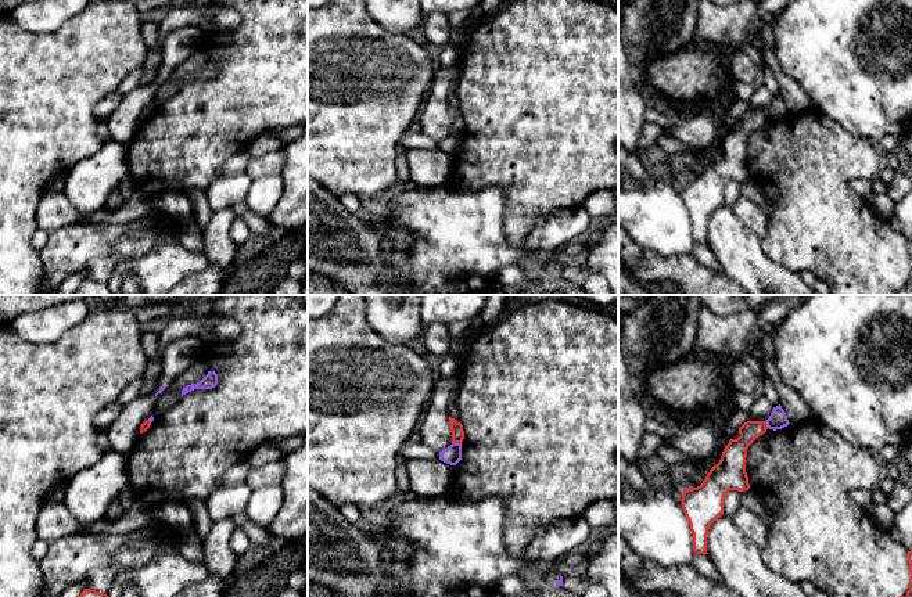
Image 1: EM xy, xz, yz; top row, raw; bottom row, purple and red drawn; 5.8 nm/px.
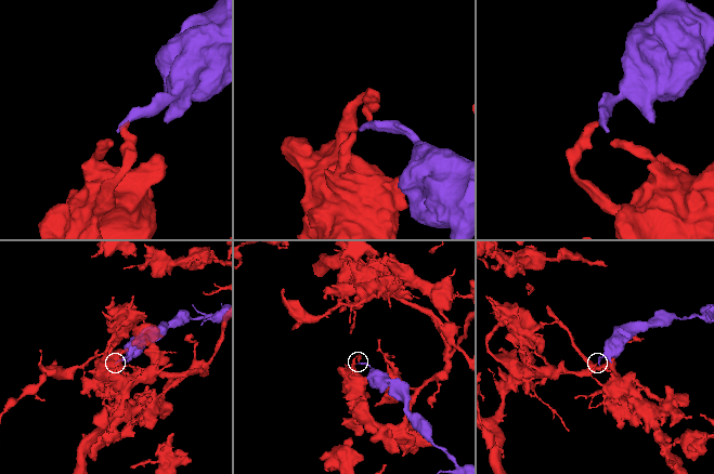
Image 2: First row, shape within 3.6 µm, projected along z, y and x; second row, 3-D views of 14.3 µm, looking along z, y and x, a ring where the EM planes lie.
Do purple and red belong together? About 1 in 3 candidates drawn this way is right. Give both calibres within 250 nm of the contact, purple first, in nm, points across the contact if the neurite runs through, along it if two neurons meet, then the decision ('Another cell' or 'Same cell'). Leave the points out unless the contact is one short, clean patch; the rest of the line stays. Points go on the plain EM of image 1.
Thickness 110 nm (purple) against 80 nm. Boundary: xz (452, 132), (460, 133). Another cell

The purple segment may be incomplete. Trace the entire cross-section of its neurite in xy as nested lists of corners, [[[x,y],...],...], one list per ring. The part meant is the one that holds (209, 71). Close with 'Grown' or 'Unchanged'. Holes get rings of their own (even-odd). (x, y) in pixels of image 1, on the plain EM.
[[[208,61],[208,64],[197,73],[187,75],[182,79],[182,86],[194,79],[212,79],[218,75],[218,64],[215,61]]]. Unchanged

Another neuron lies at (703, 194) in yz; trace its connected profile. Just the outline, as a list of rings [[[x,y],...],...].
[[[747,111],[739,118],[740,126],[730,129],[721,150],[697,177],[683,180],[682,198],[693,223],[694,244],[707,242],[711,213],[724,204],[724,188],[729,180],[750,179],[746,162],[748,136],[768,119],[766,111]]]

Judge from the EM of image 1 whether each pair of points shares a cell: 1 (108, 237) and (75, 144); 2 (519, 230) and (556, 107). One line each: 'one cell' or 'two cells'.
1: two cells
2: one cell

